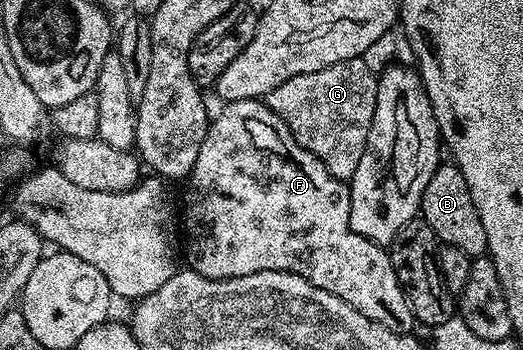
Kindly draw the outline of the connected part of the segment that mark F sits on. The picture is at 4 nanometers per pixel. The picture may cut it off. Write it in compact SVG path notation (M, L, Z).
M260 99L256 100L230 100L224 105L221 113L214 115L209 121L209 129L203 138L203 146L199 146L199 158L195 158L195 166L187 177L185 188L185 220L183 216L183 236L189 239L189 264L194 272L203 274L203 278L212 280L226 280L227 278L243 278L247 274L259 274L260 272L290 272L296 276L302 276L311 286L319 286L319 290L327 290L327 294L335 294L343 302L347 302L359 314L366 316L370 322L379 322L379 326L387 326L387 330L412 333L415 328L413 311L399 286L399 278L395 274L395 266L391 266L391 258L388 251L382 245L363 238L363 234L355 234L351 230L351 198L349 197L349 184L346 181L335 178L291 134L291 130L269 109L268 104Z

